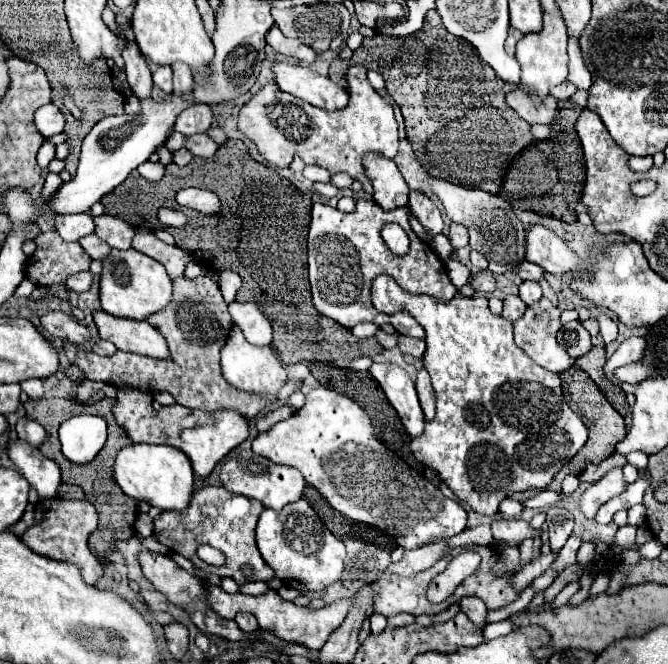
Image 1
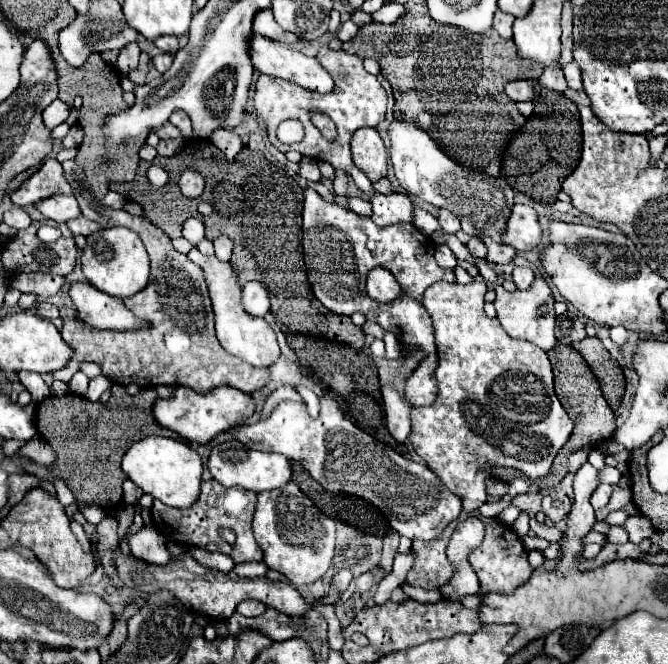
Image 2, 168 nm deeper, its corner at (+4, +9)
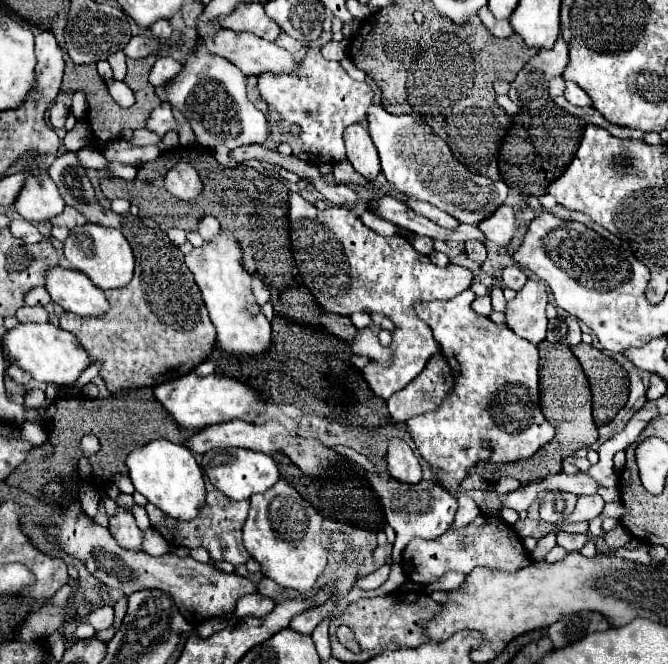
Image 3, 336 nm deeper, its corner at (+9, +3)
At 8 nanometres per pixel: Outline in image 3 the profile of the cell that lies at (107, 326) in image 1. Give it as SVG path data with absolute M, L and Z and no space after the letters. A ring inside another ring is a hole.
M54 265L46 271L46 283L50 297L64 311L76 313L80 317L98 317L108 311L108 301L88 277L76 269L66 269L62 265Z

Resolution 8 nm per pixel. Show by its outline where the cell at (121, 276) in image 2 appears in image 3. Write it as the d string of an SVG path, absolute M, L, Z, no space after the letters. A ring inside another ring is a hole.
M86 223L70 231L68 239L64 241L64 257L70 261L72 269L86 273L92 279L92 283L100 289L124 287L128 285L134 273L134 255L126 237L118 229L96 223Z

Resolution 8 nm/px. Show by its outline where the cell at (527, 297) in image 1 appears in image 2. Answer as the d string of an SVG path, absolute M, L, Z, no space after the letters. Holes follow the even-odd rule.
M515 267L513 281L515 281L517 289L529 289L531 283L533 283L533 279L535 279L533 269L529 269L529 267Z

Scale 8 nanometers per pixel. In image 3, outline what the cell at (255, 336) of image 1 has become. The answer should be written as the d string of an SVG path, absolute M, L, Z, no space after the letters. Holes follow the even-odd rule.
M254 277L254 281L252 281L252 293L254 293L258 305L264 305L270 299L270 291L268 291L266 283L262 279L258 279L258 277Z

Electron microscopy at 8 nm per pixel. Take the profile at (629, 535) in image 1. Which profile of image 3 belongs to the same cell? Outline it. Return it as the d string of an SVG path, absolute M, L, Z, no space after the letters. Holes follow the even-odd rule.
M618 525L618 527L614 527L612 531L604 533L604 541L606 541L606 545L610 545L610 547L614 547L614 549L624 547L630 539L632 539L632 535L630 535L622 525Z

